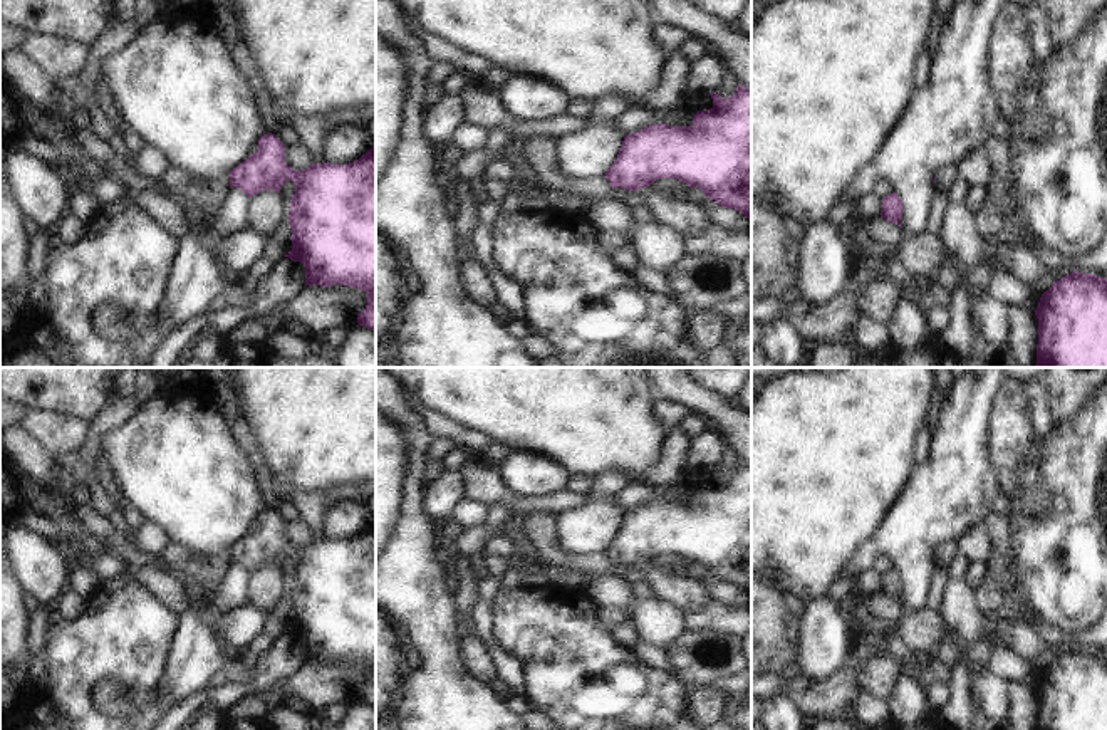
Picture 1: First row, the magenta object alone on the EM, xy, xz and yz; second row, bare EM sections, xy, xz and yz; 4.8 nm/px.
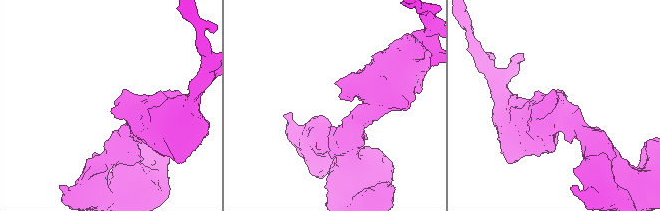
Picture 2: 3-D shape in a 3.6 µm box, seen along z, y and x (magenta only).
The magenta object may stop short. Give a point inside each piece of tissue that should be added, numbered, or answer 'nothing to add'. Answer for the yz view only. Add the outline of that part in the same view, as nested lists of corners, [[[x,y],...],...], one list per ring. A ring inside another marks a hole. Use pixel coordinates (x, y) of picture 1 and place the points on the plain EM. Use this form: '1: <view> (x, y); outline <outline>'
nothing to add

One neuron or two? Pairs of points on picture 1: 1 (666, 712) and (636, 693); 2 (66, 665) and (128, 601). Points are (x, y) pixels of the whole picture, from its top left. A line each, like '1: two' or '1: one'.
1: one
2: one

